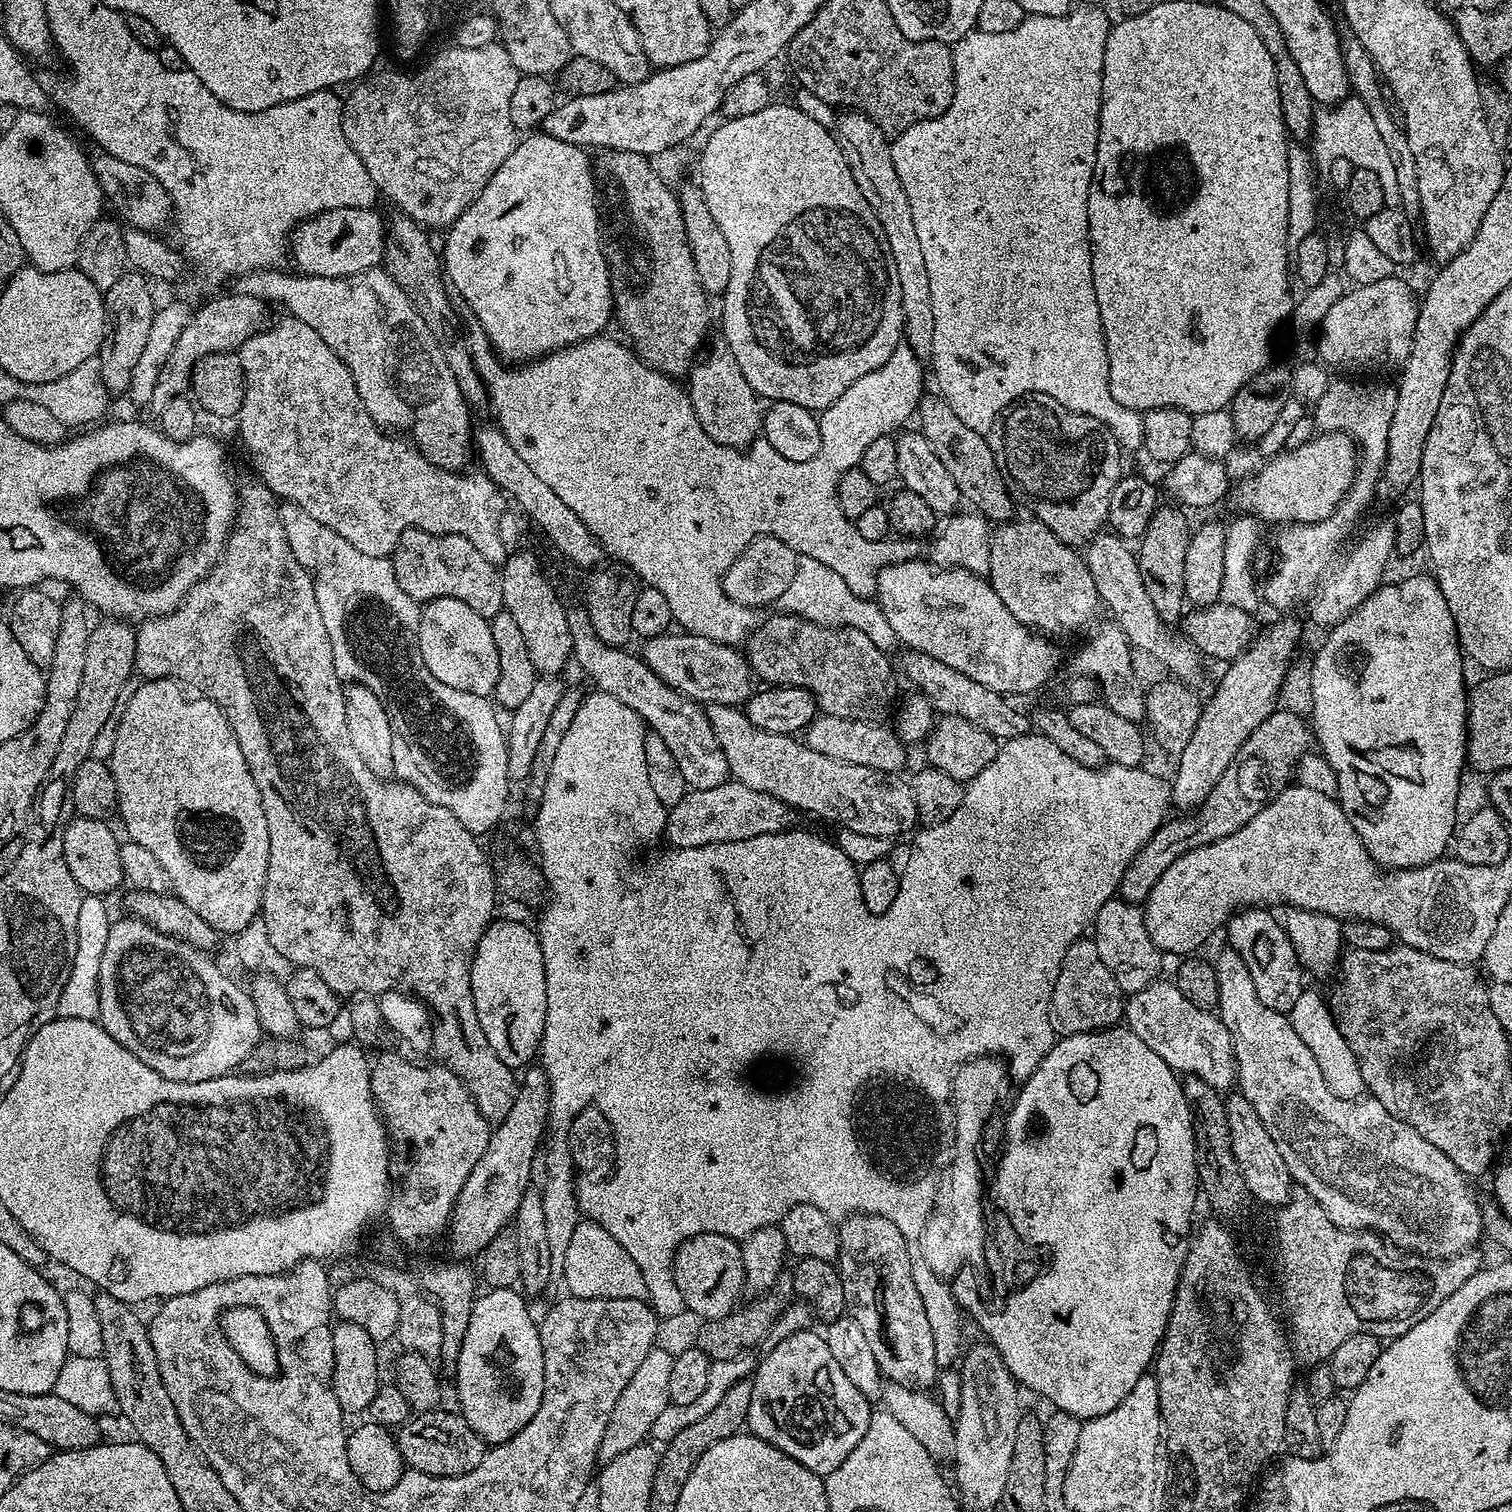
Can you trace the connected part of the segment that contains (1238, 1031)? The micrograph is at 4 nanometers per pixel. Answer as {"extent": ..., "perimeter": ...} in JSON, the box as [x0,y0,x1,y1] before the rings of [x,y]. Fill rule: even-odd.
{"extent":[1214,946,1484,1258],"perimeter":[[[1231,946],[1225,947],[1225,952],[1220,952],[1216,958],[1214,957],[1214,965],[1218,978],[1218,1002],[1215,1011],[1226,1026],[1226,1030],[1230,1030],[1236,1062],[1241,1066],[1243,1072],[1245,1092],[1248,1092],[1249,1099],[1256,1104],[1256,1108],[1259,1108],[1258,1116],[1262,1120],[1262,1125],[1270,1132],[1275,1145],[1278,1146],[1279,1153],[1285,1159],[1293,1181],[1299,1186],[1301,1184],[1308,1191],[1305,1193],[1315,1200],[1318,1206],[1322,1206],[1322,1210],[1326,1210],[1330,1222],[1334,1222],[1334,1226],[1339,1228],[1351,1228],[1353,1232],[1367,1230],[1373,1234],[1381,1232],[1390,1243],[1397,1244],[1400,1248],[1409,1248],[1412,1252],[1420,1251],[1425,1244],[1428,1246],[1433,1243],[1440,1244],[1439,1255],[1444,1258],[1469,1251],[1473,1247],[1472,1243],[1479,1236],[1481,1238],[1484,1232],[1482,1204],[1476,1201],[1476,1192],[1468,1185],[1471,1184],[1469,1177],[1465,1176],[1462,1170],[1458,1170],[1458,1166],[1454,1166],[1454,1162],[1450,1162],[1450,1158],[1446,1158],[1446,1154],[1438,1150],[1438,1146],[1426,1142],[1426,1138],[1422,1138],[1418,1130],[1414,1130],[1409,1124],[1402,1122],[1394,1114],[1390,1114],[1390,1110],[1386,1110],[1382,1102],[1371,1098],[1347,1100],[1334,1094],[1330,1086],[1326,1086],[1326,1078],[1322,1078],[1322,1070],[1318,1070],[1318,1058],[1314,1058],[1314,1054],[1310,1054],[1310,1046],[1306,1046],[1306,1042],[1298,1038],[1295,1023],[1285,1013],[1270,1010],[1270,1006],[1266,1006],[1266,1002],[1258,998],[1258,990],[1254,990],[1254,978],[1250,978],[1250,970],[1246,970],[1246,962],[1242,962],[1240,955]]]}

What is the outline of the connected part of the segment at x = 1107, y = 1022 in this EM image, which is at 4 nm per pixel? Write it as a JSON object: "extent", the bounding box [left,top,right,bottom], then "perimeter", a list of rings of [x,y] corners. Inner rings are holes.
{"extent":[1050,940,1124,1037],"perimeter":[[[1075,940],[1070,950],[1066,950],[1066,958],[1062,958],[1062,970],[1058,970],[1058,982],[1054,982],[1054,994],[1050,998],[1050,1026],[1054,1026],[1057,1037],[1098,1032],[1119,1025],[1124,1006],[1121,990],[1102,962],[1094,940]]]}

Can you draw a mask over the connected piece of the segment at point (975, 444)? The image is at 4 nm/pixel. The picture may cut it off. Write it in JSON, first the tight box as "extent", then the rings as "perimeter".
{"extent":[918,394,1013,521],"perimeter":[[[924,394],[921,397],[918,409],[919,418],[918,431],[924,435],[926,442],[930,442],[930,447],[933,448],[934,454],[938,454],[942,466],[946,466],[950,478],[954,478],[961,497],[967,503],[969,500],[973,504],[969,505],[988,521],[1007,521],[1013,515],[1013,493],[1010,491],[1006,477],[1000,472],[1000,467],[990,450],[987,439],[956,417],[954,410],[939,394],[933,394],[933,396]]]}

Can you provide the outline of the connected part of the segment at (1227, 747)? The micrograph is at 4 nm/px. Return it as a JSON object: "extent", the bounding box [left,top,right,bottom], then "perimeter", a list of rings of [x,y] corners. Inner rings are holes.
{"extent":[1170,618,1300,810],"perimeter":[[[1280,618],[1277,624],[1272,624],[1268,629],[1261,631],[1255,640],[1249,645],[1237,660],[1231,661],[1228,668],[1220,676],[1220,681],[1216,684],[1216,689],[1212,692],[1212,697],[1203,701],[1198,724],[1194,729],[1194,734],[1190,737],[1190,742],[1182,750],[1176,764],[1176,777],[1171,777],[1170,787],[1172,790],[1172,804],[1180,807],[1180,810],[1195,810],[1202,802],[1206,802],[1206,794],[1214,788],[1218,778],[1226,771],[1226,766],[1234,762],[1234,754],[1270,718],[1270,714],[1277,711],[1276,699],[1280,696],[1280,687],[1284,684],[1284,679],[1288,676],[1288,667],[1292,664],[1292,655],[1296,652],[1296,647],[1300,644],[1300,624],[1296,618]]]}

